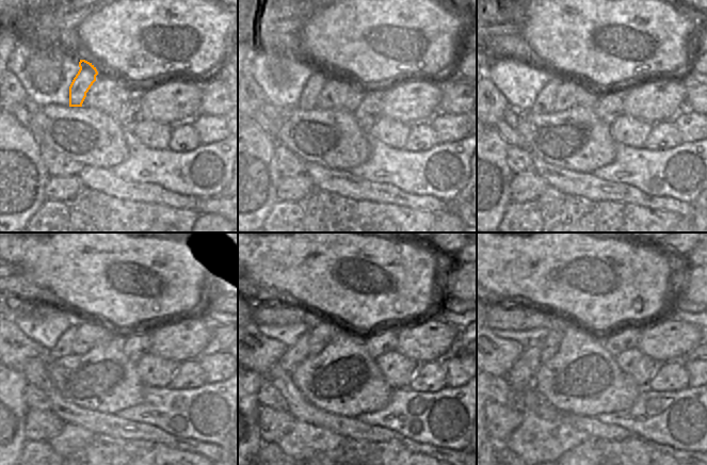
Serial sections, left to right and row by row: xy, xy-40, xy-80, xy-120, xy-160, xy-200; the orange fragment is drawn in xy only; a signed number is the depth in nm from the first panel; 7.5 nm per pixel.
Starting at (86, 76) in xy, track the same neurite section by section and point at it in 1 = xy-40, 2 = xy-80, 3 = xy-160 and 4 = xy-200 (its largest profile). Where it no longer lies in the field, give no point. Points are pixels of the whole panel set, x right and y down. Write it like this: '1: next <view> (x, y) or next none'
1: next xy-40 (307, 101)
2: next xy-80 (544, 103)
3: next xy-160 (293, 355)
4: next xy-200 (520, 377)

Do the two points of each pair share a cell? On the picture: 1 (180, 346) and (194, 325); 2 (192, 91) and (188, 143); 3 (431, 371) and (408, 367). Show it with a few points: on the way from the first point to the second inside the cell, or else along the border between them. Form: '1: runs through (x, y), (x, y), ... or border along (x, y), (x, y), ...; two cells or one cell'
1: runs through (185, 340), (194, 331); one cell
2: border along (191, 124), (172, 126); two cells
3: border along (422, 364), (407, 387); two cells

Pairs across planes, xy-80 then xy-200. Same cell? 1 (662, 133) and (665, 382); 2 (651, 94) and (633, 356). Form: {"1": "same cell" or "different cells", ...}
{"1": "same cell", "2": "different cells"}

